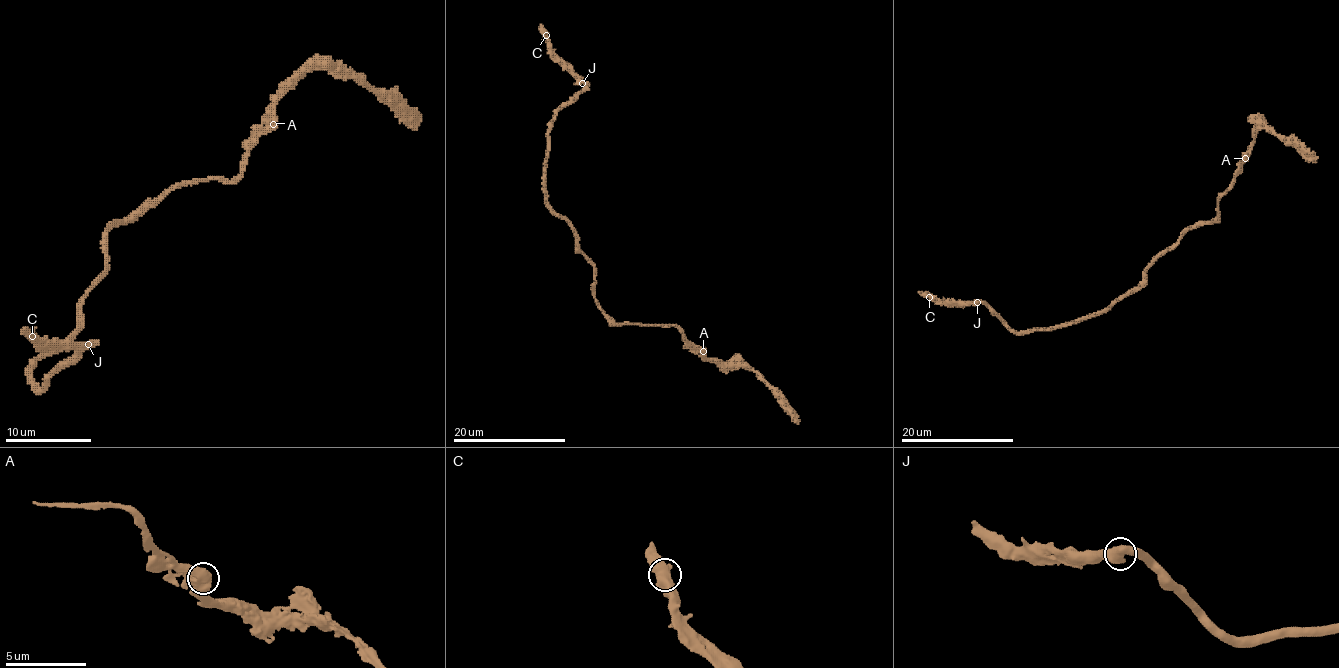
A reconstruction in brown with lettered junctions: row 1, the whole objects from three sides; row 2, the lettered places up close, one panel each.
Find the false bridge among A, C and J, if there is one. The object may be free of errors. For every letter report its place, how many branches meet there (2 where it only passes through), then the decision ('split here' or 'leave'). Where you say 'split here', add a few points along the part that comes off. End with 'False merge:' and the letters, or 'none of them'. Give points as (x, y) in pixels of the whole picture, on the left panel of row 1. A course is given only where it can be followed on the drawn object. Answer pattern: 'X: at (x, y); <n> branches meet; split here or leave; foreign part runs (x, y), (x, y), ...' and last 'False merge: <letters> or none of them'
A: at (273, 124); 3 branches meet; leave
C: at (32, 336); 3 branches meet; leave
J: at (88, 344); 3 branches meet; leave
False merge: none of them

